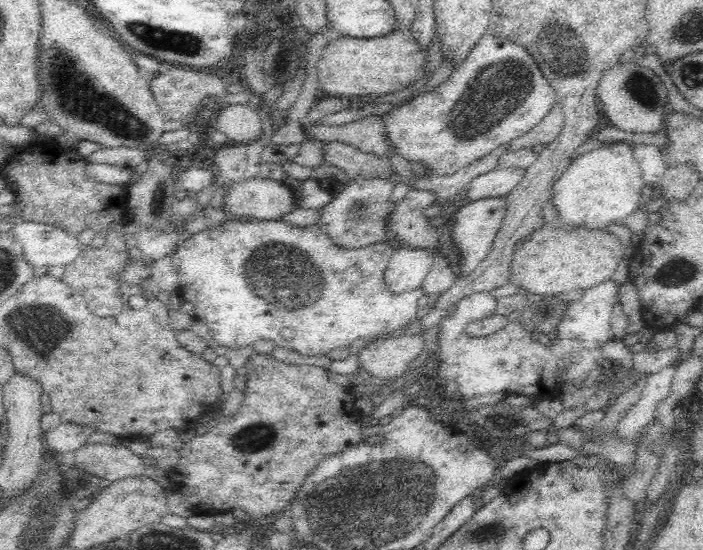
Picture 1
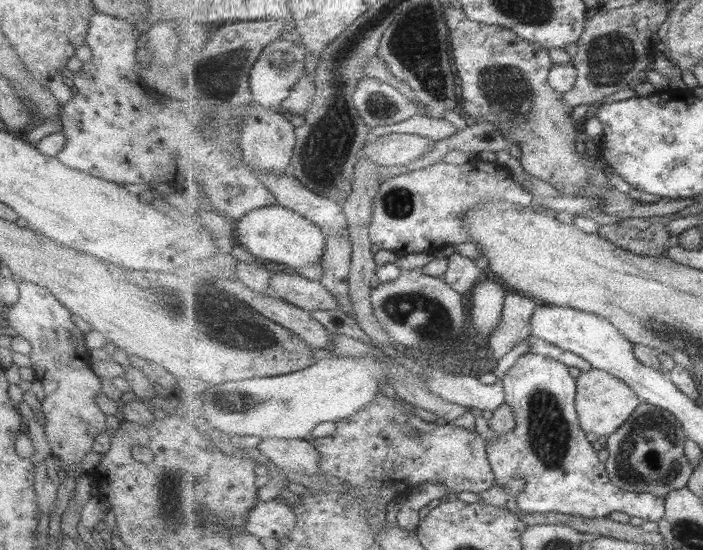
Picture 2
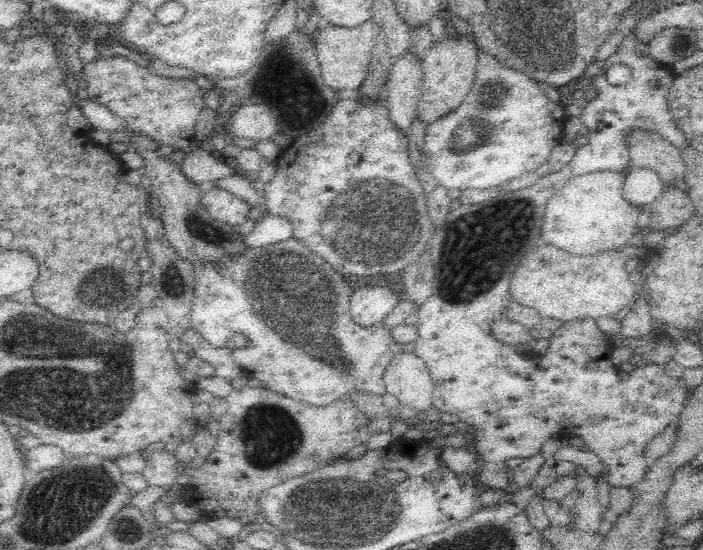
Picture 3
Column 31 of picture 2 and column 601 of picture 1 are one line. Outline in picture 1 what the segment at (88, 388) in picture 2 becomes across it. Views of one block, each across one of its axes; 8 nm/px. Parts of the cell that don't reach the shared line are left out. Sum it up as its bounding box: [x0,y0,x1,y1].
[437,279,619,401]

